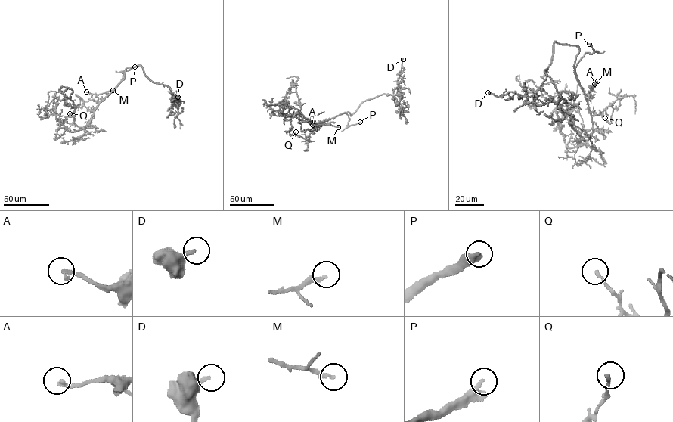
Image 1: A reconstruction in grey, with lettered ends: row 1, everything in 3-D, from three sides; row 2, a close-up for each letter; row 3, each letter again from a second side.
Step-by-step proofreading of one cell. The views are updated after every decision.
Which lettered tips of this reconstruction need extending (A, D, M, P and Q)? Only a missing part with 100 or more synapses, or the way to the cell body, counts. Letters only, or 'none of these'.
P

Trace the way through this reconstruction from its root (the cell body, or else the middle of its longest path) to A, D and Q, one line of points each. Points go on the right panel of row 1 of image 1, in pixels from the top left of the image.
A: (578, 77), (587, 100), (594, 84)
D: (578, 77), (579, 48), (554, 41), (547, 79), (534, 94), (488, 92)
Q: (578, 77), (592, 116), (599, 115), (620, 98), (620, 105), (613, 110), (611, 122), (605, 118)

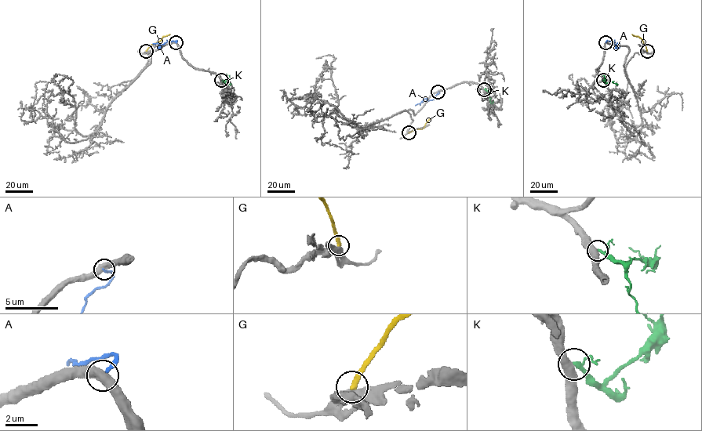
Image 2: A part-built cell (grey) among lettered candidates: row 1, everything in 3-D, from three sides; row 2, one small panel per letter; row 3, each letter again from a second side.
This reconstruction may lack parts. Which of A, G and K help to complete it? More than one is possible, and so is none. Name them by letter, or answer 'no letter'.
no letter

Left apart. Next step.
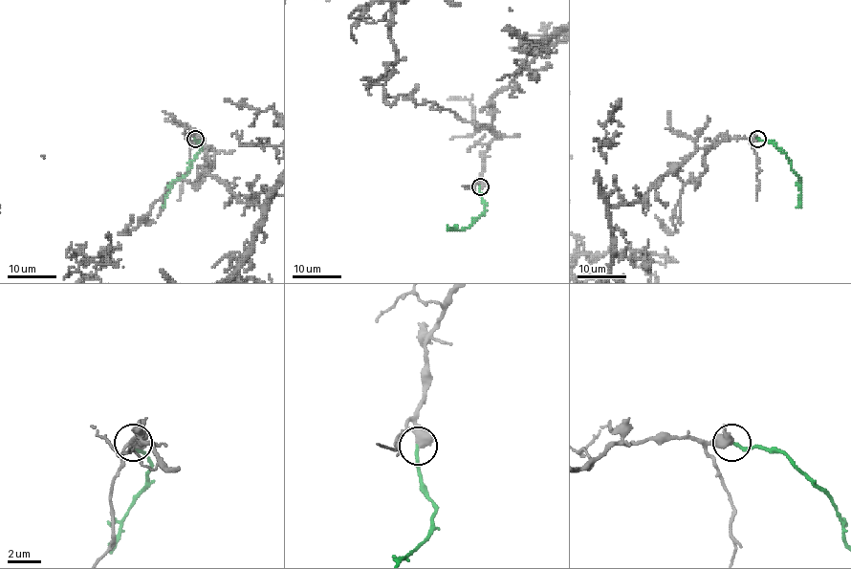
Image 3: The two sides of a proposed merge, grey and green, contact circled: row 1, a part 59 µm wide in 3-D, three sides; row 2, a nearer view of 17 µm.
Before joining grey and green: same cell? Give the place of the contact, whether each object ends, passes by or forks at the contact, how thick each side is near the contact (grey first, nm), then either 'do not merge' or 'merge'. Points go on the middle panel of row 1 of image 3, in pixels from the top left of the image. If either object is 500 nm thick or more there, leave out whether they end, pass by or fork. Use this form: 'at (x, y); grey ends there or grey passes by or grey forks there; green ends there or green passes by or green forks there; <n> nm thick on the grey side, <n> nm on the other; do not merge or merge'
at (480, 186); 650 nm thick on the grey side, 190 nm on the other; merge

